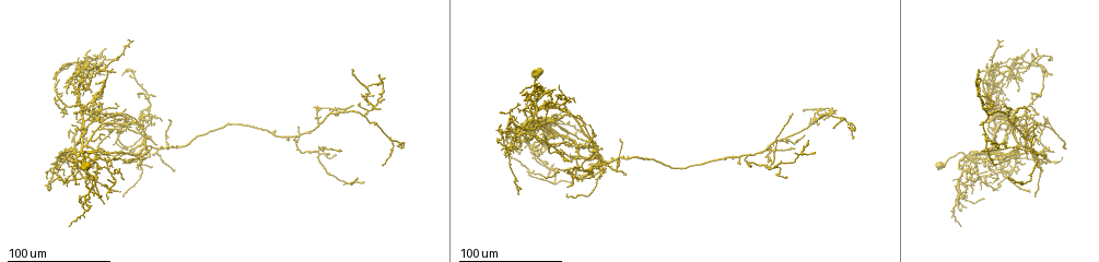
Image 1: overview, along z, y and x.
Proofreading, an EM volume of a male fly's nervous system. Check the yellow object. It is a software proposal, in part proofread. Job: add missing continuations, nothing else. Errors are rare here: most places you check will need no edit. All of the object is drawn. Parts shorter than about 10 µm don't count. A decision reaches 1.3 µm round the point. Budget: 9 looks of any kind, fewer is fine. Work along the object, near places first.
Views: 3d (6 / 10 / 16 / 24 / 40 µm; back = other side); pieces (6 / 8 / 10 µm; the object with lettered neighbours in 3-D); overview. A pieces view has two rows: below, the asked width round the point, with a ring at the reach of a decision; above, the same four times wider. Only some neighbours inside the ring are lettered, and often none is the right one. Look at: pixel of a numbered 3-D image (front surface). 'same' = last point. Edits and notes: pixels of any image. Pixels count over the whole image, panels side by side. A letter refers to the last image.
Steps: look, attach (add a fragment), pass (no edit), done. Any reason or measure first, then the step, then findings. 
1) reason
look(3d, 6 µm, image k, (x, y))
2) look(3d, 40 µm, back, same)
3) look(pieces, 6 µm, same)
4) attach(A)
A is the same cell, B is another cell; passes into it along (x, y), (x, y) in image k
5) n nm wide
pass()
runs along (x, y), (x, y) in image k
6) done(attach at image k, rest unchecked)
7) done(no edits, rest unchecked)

an open end
look(3d, 40 µm, image 1, (125, 196))

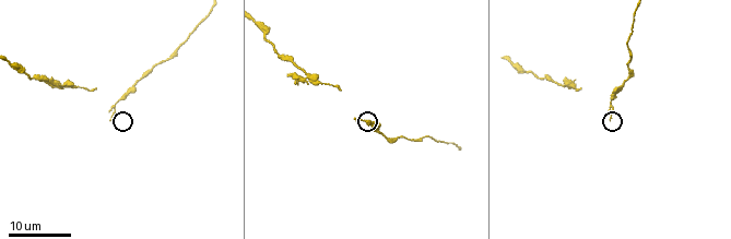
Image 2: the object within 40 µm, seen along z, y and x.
what lies round it
look(pieces, 6 µm, image 2, (610, 120))

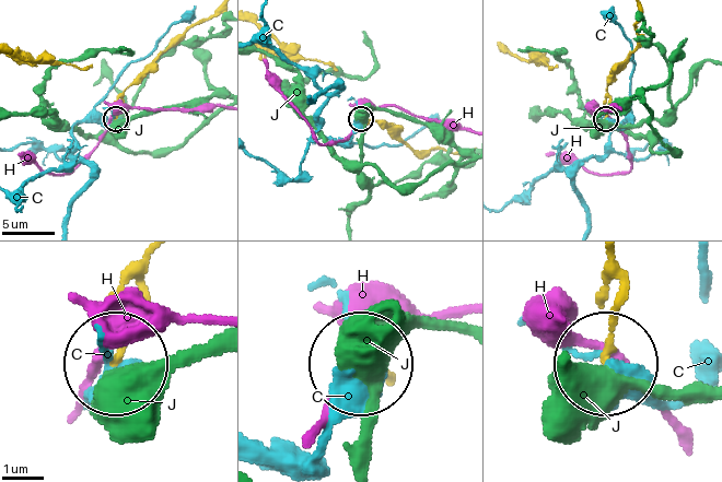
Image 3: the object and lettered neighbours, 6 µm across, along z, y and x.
150 nm wide
pass()
C, H and J are other cells; no lettered fragment goes on from it

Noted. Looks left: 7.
free end
look(3d, 24 µm, image 1, (142, 112))

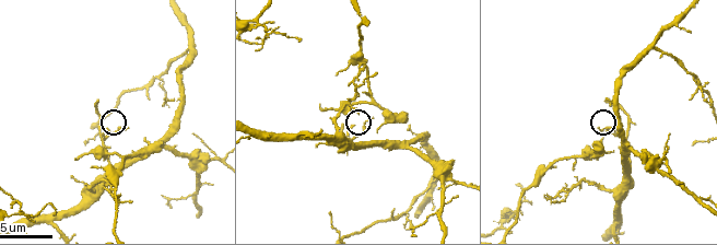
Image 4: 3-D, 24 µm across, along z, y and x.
look(3d, 10 µm, image 4, (97, 99))

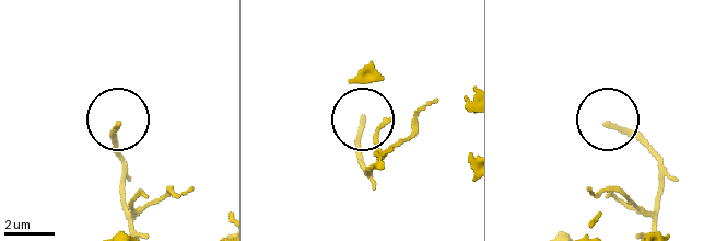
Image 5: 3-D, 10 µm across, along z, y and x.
look(pieces, 10 µm, image 5, (120, 123))

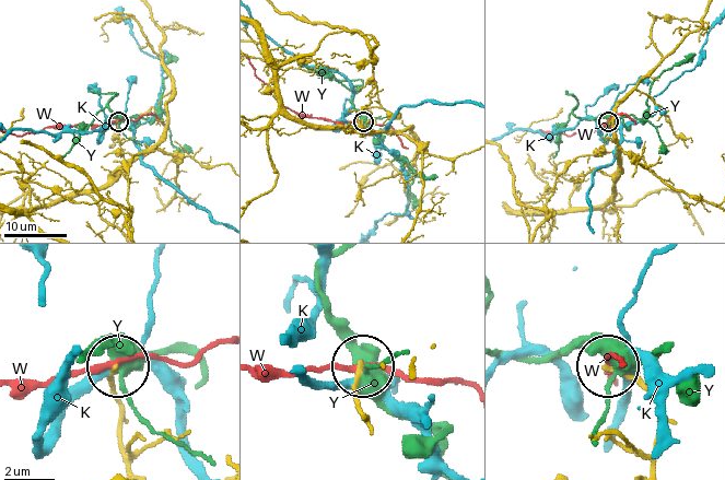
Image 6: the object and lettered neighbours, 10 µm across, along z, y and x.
pass()
K, W and Y are other cells; runs along (130, 466), (121, 409), (108, 378), (113, 367) in image 6; none of them fits

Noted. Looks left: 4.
long arm stops here
look(3d, 16 µm, image 2, (97, 87))

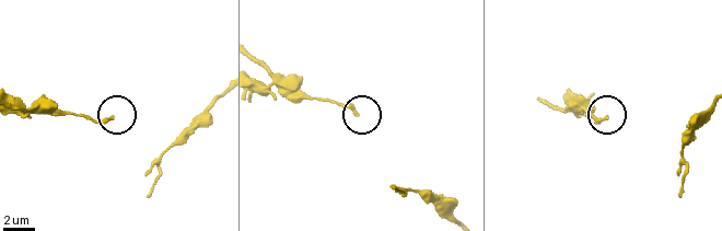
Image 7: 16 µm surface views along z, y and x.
look(pieces, 8 µm, image 7, (606, 115))

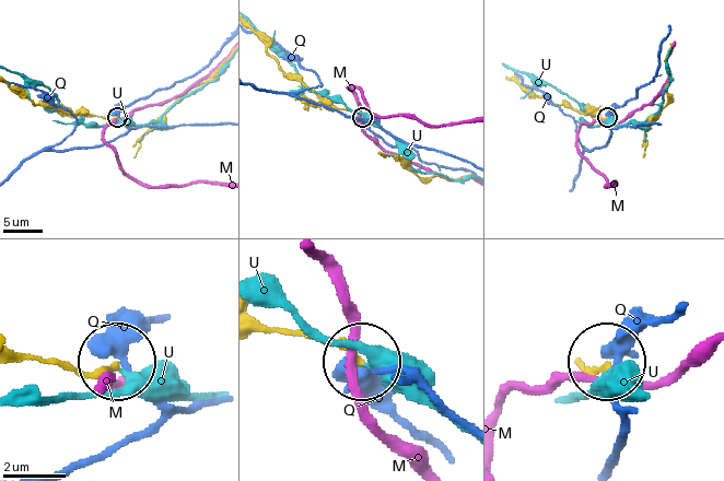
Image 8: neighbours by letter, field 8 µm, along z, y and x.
pass()
M, Q and U are other cells; runs along (14, 352), (93, 375), (114, 362) in image 8; none of them fits

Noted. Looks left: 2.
branch stops here
look(3d, 40 µm, image 1, (78, 58))

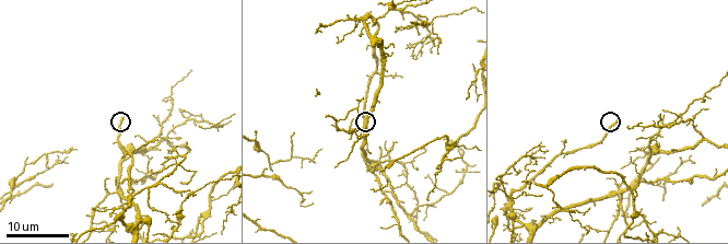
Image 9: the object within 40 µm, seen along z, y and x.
look(pieces, 8 µm, image 9, (618, 116))

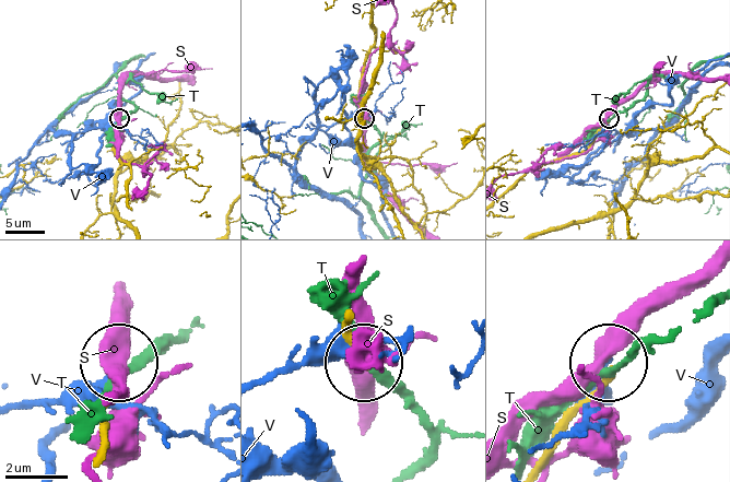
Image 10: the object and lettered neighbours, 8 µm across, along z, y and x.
pass()
S, T and V are other cells; runs along (534, 465), (610, 365) in image 10; no lettered fragment goes on from it

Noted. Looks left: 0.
done(no edits, rest unchecked)

